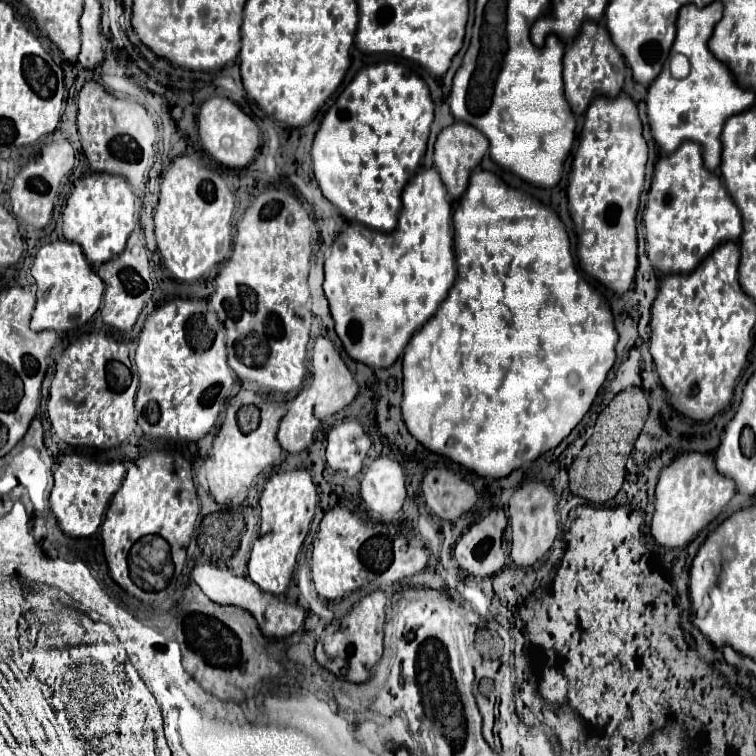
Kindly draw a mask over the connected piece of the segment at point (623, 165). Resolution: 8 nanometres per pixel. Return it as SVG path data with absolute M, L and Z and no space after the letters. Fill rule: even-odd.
M624 91L616 99L594 99L586 111L580 147L572 161L568 203L578 235L580 267L614 293L626 293L634 283L636 211L644 187L648 145L642 135L638 107Z

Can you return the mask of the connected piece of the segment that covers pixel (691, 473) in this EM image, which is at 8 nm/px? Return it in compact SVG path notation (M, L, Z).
M696 451L678 455L666 469L662 469L656 485L656 511L650 525L652 537L656 543L670 549L688 545L712 519L720 515L734 493L736 483L724 479L724 475L716 471L712 455L700 455Z

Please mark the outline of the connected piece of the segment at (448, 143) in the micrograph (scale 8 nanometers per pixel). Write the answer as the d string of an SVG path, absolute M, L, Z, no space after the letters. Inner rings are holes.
M456 121L450 127L440 131L440 135L436 139L436 145L434 145L434 165L436 165L436 169L442 177L442 183L448 189L450 199L456 201L456 199L462 197L462 193L466 191L470 173L480 163L486 149L488 149L488 139L484 135L480 135L480 131L476 127L466 125L462 121Z

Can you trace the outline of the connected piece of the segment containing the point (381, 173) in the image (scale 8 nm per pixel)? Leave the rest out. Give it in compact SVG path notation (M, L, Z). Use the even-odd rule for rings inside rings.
M382 62L360 70L326 111L312 143L310 155L322 195L348 221L392 231L402 207L402 189L426 151L432 119L428 85L405 65Z

